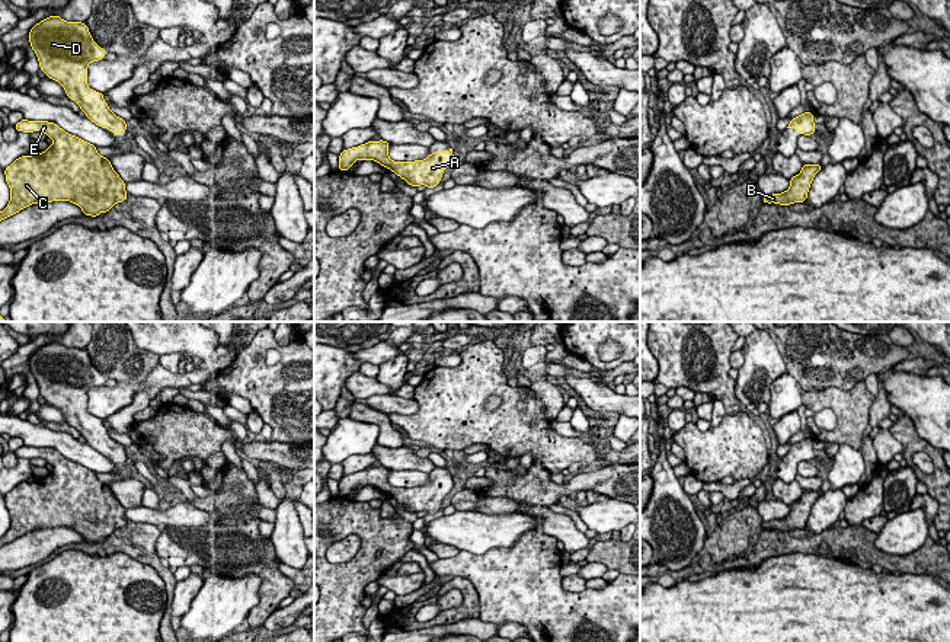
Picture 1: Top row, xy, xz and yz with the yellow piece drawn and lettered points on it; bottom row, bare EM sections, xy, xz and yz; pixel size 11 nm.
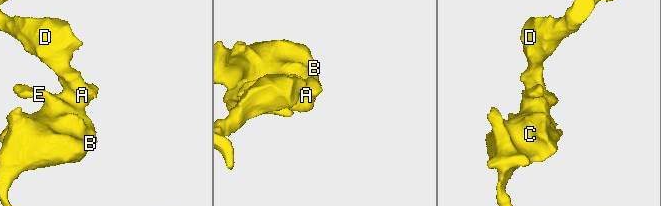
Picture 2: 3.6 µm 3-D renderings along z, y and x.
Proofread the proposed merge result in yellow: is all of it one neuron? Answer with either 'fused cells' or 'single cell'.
single cell

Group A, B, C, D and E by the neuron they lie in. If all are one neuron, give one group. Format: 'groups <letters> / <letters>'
groups A B C D E

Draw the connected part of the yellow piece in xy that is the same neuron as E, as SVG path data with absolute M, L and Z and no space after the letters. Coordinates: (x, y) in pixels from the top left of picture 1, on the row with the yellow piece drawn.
M23 118L15 128L23 132L45 132L54 144L48 146L44 153L20 156L4 169L12 197L7 207L0 211L0 221L32 204L52 201L71 201L81 208L84 215L97 217L128 198L125 182L113 170L111 162L97 153L96 146L48 121L28 121Z

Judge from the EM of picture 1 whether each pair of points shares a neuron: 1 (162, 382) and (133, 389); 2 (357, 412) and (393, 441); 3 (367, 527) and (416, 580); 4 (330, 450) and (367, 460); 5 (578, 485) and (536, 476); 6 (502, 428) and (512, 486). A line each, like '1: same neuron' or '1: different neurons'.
1: different neurons
2: same neuron
3: different neurons
4: different neurons
5: same neuron
6: different neurons

